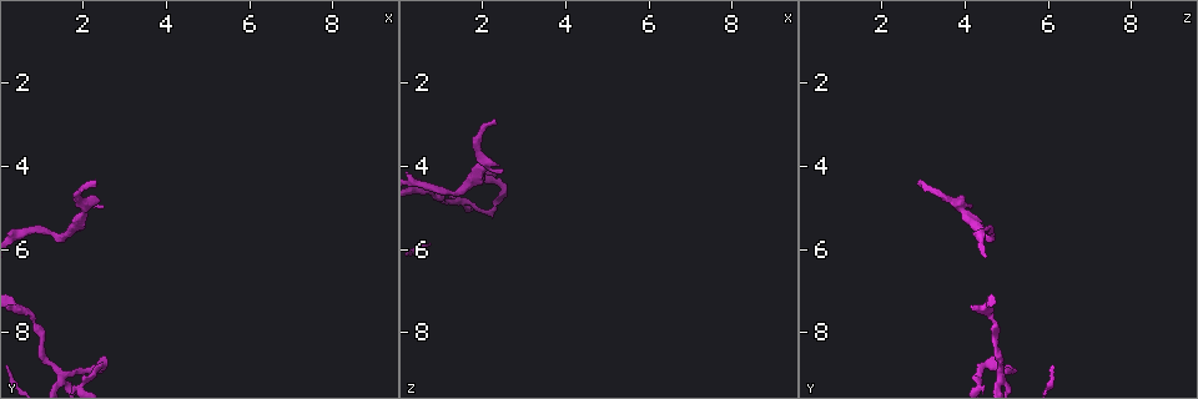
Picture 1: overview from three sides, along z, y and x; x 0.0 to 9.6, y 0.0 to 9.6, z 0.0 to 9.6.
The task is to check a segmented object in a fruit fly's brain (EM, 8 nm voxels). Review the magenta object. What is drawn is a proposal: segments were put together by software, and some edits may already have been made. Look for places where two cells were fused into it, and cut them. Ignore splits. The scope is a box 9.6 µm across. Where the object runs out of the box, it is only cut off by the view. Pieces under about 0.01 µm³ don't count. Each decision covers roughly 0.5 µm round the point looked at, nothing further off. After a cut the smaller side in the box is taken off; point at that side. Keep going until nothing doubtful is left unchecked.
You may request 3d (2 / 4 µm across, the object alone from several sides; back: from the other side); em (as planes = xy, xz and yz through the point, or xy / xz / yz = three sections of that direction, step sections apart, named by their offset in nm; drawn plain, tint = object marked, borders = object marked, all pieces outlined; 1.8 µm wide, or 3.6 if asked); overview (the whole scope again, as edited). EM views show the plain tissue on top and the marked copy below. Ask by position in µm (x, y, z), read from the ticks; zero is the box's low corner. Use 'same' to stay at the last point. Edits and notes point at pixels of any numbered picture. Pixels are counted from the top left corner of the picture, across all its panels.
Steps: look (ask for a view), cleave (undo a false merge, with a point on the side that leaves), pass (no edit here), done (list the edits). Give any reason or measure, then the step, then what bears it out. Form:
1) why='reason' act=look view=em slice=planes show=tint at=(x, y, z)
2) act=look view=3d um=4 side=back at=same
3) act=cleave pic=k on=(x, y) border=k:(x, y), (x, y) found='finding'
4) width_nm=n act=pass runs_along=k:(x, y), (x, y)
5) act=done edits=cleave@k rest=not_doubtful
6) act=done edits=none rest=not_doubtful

act=look view=em slice=xy step=4 show=tint at=(1.60, 8.95, 4.90)

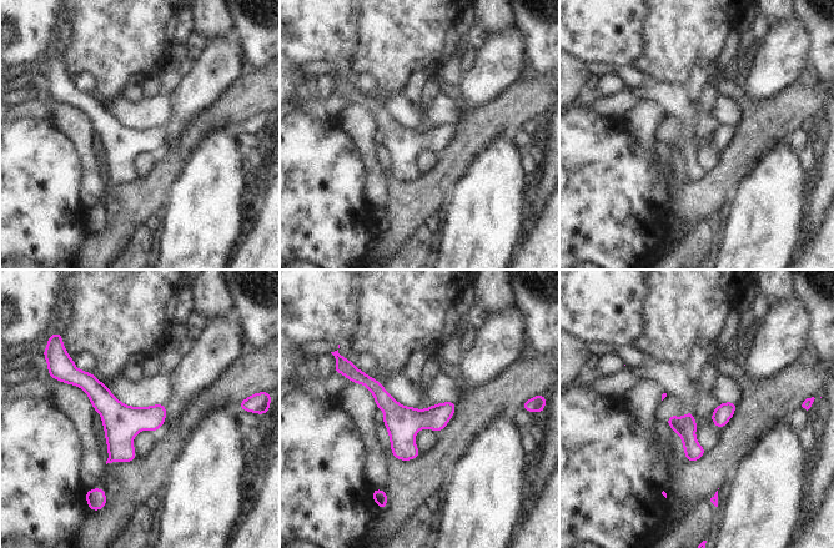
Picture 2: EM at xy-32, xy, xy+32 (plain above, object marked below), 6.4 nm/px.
why='cut it another way' act=look view=em slice=planes show=tint at=same

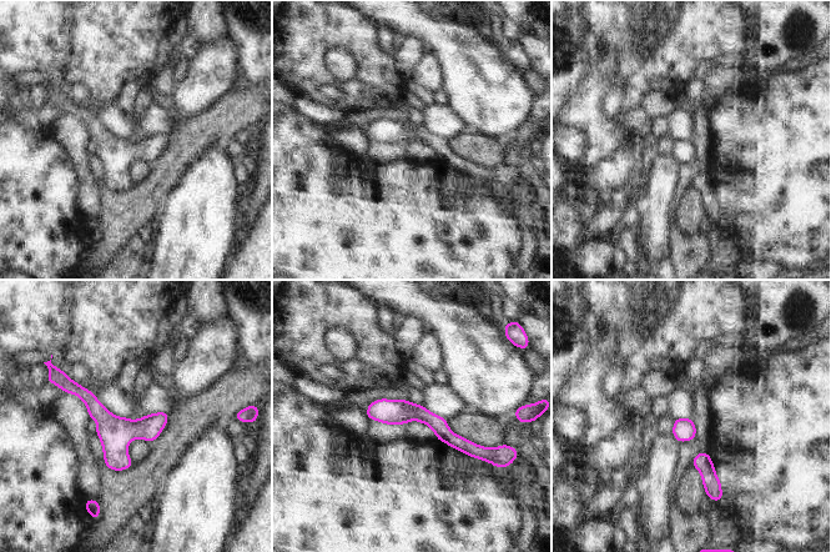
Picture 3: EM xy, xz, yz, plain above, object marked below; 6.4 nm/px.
act=pass found='continuous, no second cell'

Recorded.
why='sharp bend' act=look view=3d um=4 at=(2.50, 8.85, 4.50)

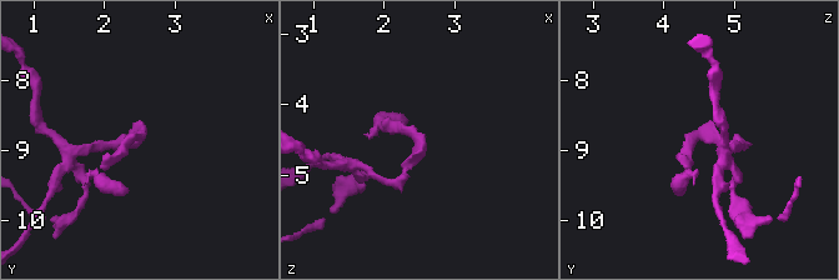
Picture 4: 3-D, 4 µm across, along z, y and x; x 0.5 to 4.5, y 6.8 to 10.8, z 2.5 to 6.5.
act=look view=em slice=yz step=8 show=tint at=(2.45, 8.80, 4.50)

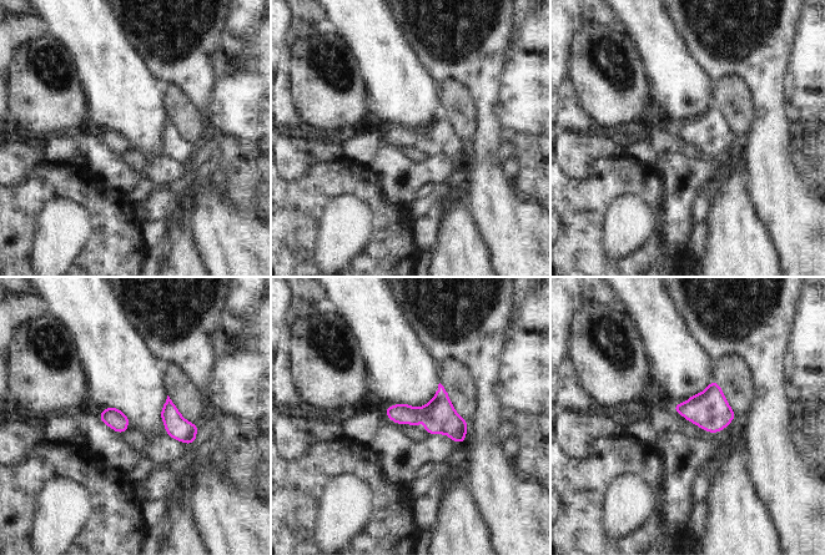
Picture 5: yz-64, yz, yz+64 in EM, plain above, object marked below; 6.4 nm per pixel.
why='cut it another way' act=look view=em slice=xy step=8 show=tint at=same

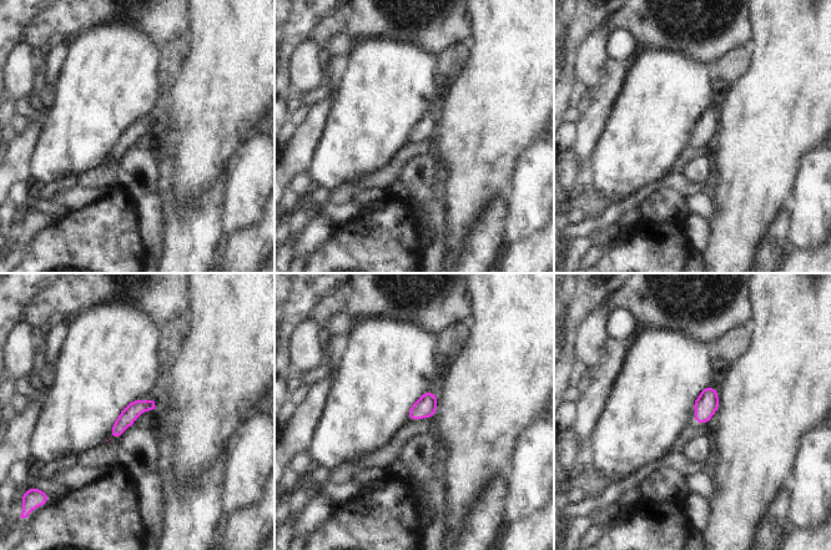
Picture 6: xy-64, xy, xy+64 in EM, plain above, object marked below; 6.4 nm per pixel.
width_nm=110 act=pass runs_along=6:(151, 402), (140, 405), (114, 434) found='continuous, no second cell'

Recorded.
why='sharp bend' act=look view=3d um=4 side=back at=(1.50, 5.65, 4.65)

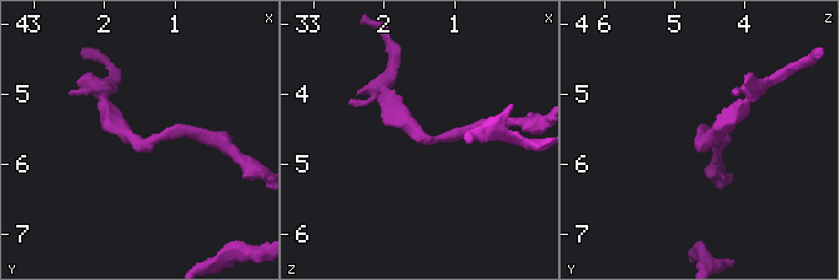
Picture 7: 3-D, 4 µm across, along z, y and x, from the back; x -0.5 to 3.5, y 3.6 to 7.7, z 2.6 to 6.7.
arm_widths_nm=160,240 why='now the EM' act=look view=em slice=planes show=tint at=(1.40, 5.70, 4.60)

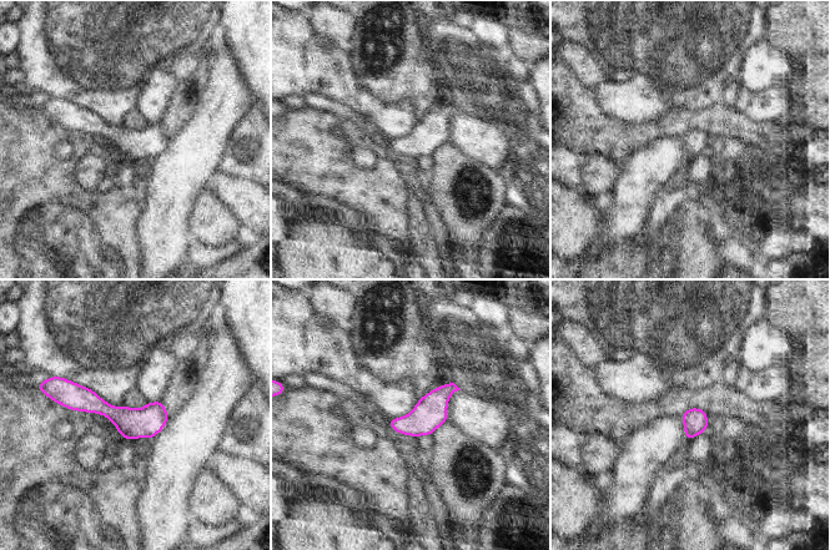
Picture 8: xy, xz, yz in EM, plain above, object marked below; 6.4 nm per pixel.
act=pass found='one cell here'

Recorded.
act=done edits=none rest=not_doubtful

